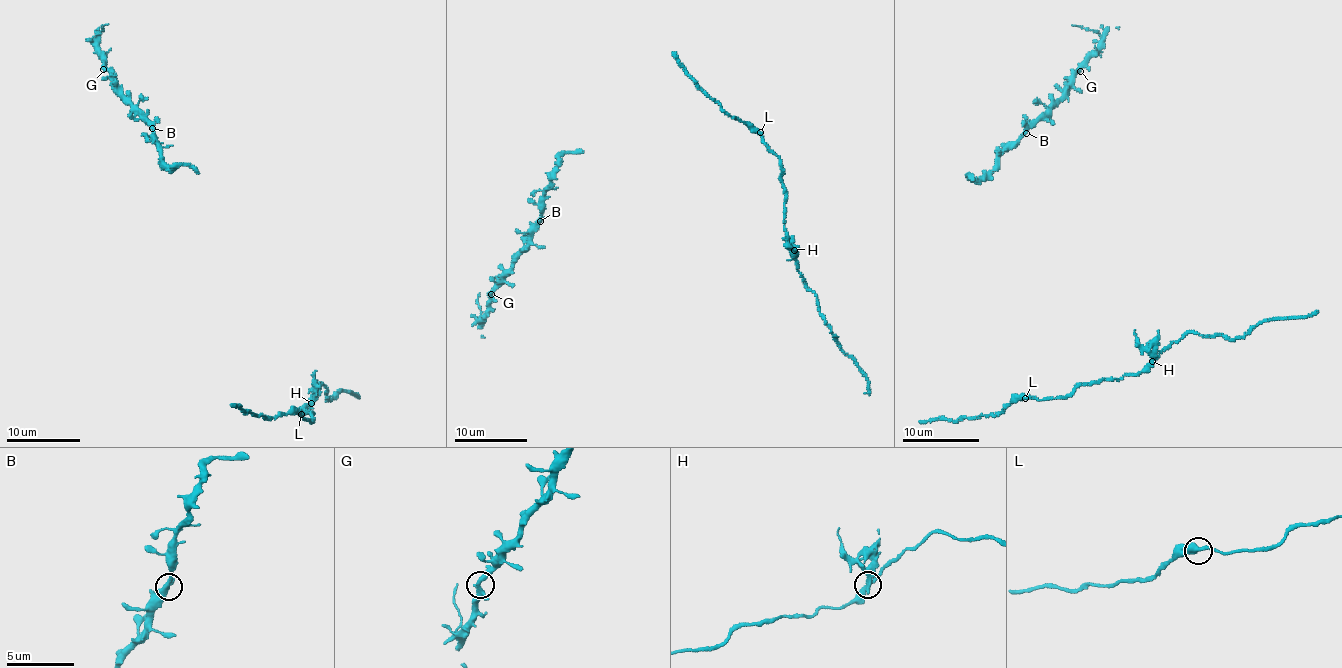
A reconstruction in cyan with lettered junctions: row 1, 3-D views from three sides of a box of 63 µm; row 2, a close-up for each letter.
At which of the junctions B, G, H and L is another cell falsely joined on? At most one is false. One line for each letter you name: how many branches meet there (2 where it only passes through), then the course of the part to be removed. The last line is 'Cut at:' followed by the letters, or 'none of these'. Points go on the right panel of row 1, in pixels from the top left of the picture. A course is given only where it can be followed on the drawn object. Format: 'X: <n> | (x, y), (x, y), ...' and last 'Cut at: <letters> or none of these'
H: 3 | (1151, 361), (1150, 355), (1138, 343), (1135, 330)
Cut at: H

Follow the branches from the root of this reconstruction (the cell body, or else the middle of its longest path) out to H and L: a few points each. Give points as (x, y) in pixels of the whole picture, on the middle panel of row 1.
H: (685, 73), (730, 116), (752, 124), (762, 136), (762, 141), (778, 158), (785, 195), (785, 236), (794, 249)
L: (685, 73), (730, 116), (752, 124), (760, 132)

